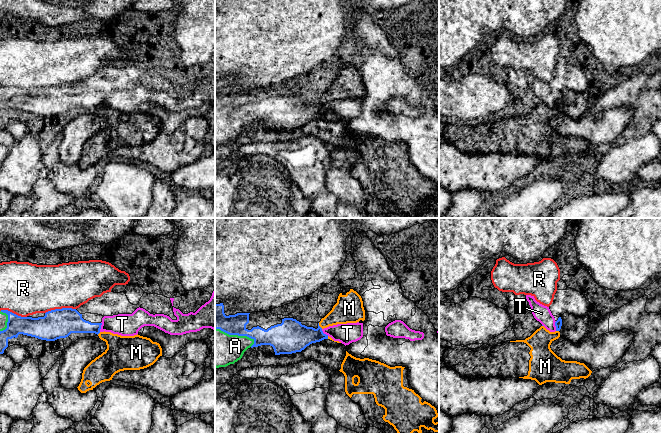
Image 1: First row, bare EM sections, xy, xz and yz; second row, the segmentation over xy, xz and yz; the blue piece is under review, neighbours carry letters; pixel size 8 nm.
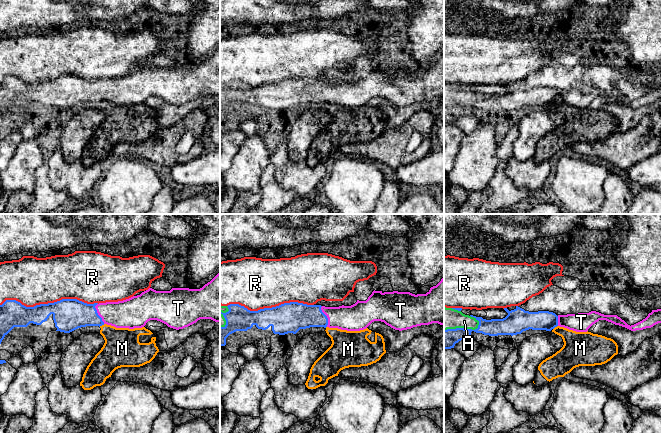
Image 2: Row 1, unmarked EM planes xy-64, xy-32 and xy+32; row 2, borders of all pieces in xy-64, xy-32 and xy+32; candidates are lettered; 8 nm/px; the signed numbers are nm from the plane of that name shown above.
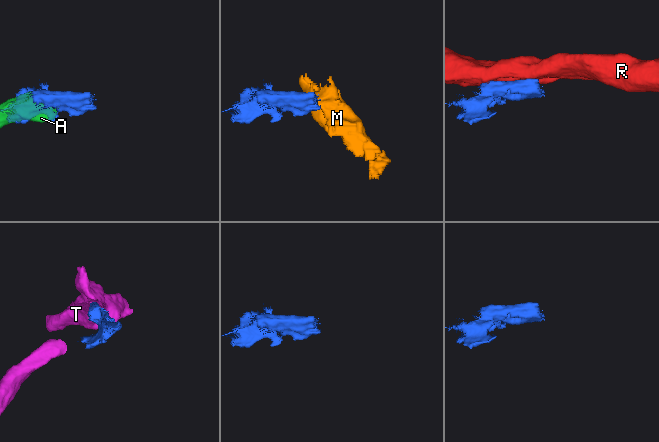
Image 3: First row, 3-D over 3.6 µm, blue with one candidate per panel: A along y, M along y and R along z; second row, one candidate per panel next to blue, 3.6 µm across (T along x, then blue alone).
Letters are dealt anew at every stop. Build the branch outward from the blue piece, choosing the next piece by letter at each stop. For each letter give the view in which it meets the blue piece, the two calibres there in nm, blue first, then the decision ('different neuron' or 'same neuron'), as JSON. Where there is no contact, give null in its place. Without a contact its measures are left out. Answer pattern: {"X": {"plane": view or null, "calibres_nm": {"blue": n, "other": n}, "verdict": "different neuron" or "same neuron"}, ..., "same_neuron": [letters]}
{"A": {"plane": "xz", "calibres_nm": {"blue": 170, "other": 300}, "verdict": "same neuron"}, "M": {"plane": "xz", "calibres_nm": {"blue": 260, "other": 190}, "verdict": "different neuron"}, "R": {"plane": "xy", "calibres_nm": {"blue": 240, "other": 380}, "verdict": "different neuron"}, "T": {"plane": "yz", "calibres_nm": {"blue": 60, "other": 140}, "verdict": "same neuron"}, "same_neuron": ["A", "T"]}

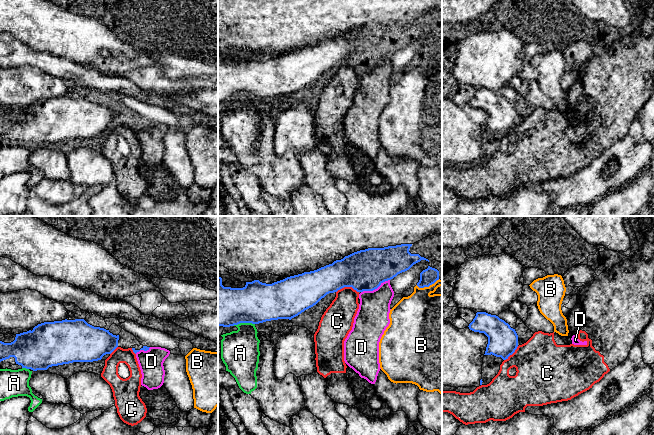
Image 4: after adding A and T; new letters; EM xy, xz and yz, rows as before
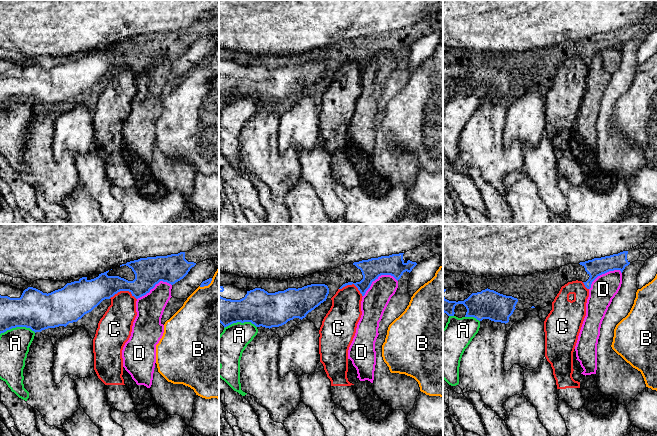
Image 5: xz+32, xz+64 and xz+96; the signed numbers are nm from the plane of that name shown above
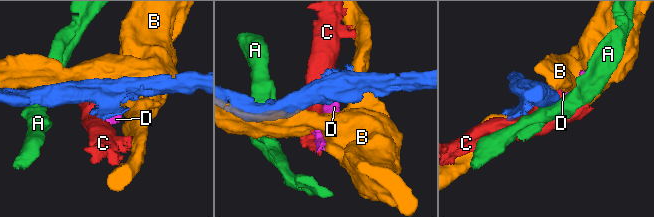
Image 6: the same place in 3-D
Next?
{"A": {"plane": "xz", "calibres_nm": {"blue": 320, "other": 300}, "verdict": "different neuron"}, "B": {"plane": "xz", "calibres_nm": {"blue": 140, "other": 380}, "verdict": "different neuron"}, "C": {"plane": "xz", "calibres_nm": {"blue": 320, "other": 240}, "verdict": "different neuron"}, "D": {"plane": "xz", "calibres_nm": {"blue": 320, "other": 260}, "verdict": "different neuron"}, "same_neuron": []}

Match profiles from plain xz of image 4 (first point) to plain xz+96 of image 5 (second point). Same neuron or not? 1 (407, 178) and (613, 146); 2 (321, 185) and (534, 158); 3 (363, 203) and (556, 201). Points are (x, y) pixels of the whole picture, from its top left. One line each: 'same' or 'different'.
1: same
2: same
3: different

